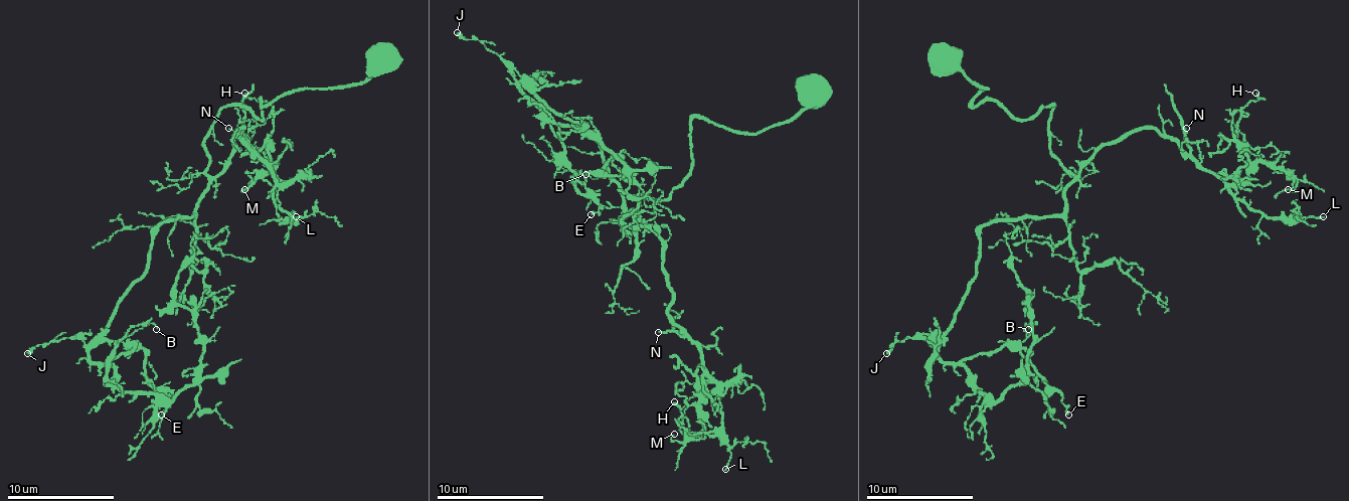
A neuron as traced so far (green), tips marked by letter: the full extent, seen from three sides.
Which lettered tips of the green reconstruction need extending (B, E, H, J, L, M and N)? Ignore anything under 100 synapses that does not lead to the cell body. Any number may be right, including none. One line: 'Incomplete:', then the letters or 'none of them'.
Incomplete: none of them

